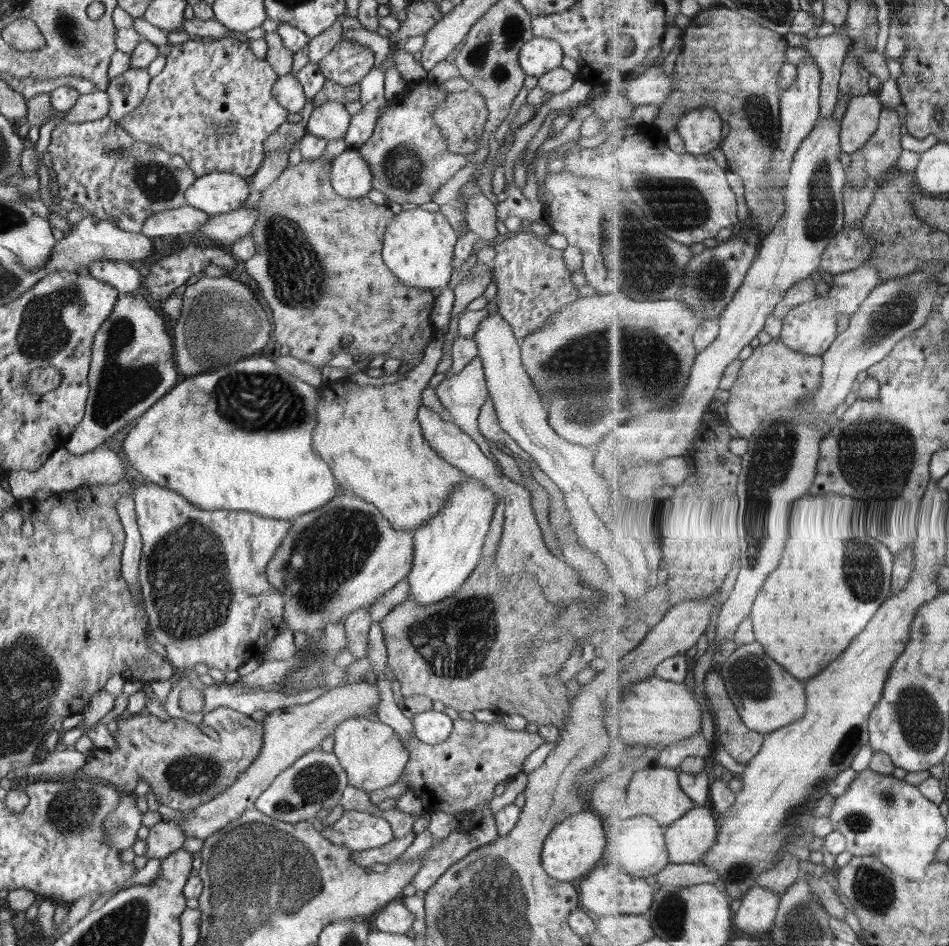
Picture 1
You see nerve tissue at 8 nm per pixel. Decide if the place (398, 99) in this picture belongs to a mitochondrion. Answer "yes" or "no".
no

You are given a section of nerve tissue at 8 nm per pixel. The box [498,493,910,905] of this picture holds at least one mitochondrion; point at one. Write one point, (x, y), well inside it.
(866, 579)

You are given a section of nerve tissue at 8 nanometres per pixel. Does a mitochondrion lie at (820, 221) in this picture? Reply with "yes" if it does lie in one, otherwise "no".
yes

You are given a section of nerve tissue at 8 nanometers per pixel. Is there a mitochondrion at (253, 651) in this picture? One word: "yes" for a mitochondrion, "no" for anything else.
no

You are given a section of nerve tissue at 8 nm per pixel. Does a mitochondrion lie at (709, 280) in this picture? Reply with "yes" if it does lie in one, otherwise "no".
yes

